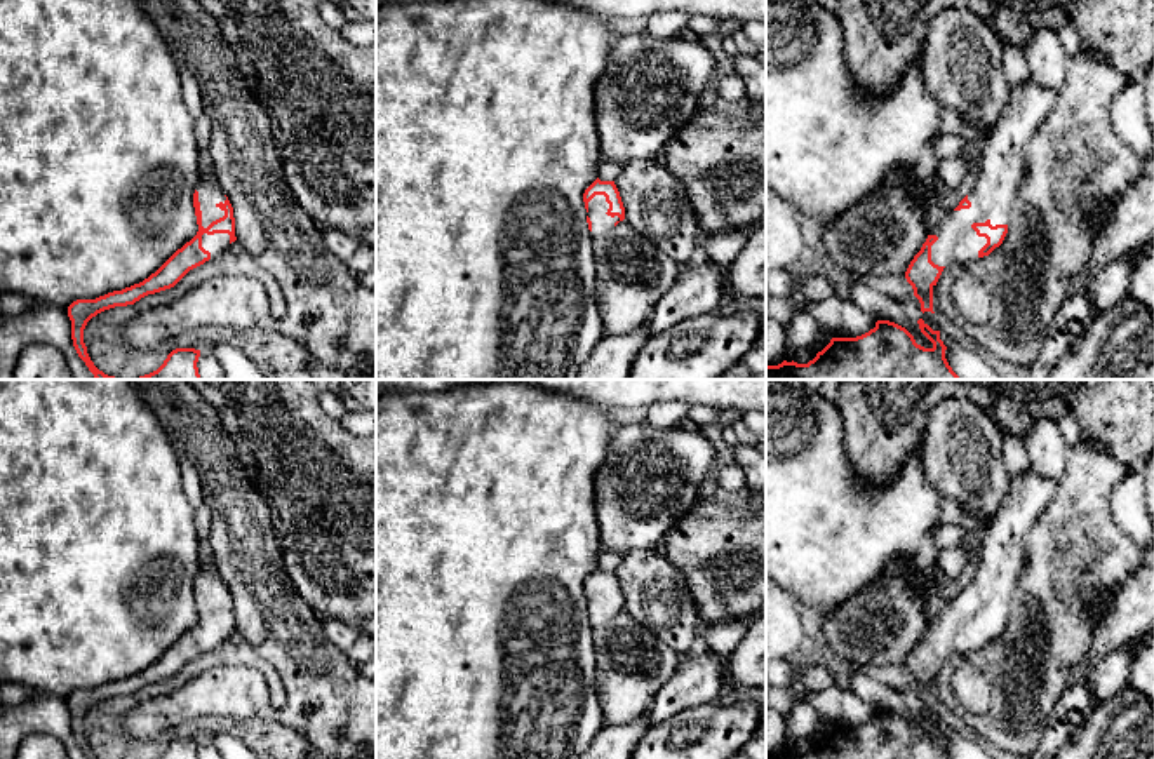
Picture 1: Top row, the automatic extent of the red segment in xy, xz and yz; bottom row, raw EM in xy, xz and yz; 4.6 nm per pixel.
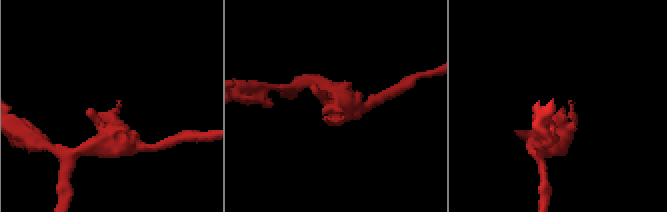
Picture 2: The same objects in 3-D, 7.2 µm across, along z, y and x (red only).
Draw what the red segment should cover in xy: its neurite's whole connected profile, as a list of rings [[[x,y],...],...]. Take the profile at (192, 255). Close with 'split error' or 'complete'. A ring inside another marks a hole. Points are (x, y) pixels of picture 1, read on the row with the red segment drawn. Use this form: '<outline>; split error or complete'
[[[214,171],[209,176],[200,174],[197,190],[193,193],[193,207],[195,207],[197,225],[198,225],[197,235],[190,242],[186,242],[181,249],[178,249],[155,273],[151,273],[143,282],[125,287],[122,291],[113,291],[96,299],[77,299],[68,306],[68,317],[71,320],[73,346],[96,380],[124,380],[124,378],[104,374],[91,360],[87,353],[87,346],[84,343],[84,329],[92,317],[115,306],[134,305],[136,301],[139,301],[148,294],[155,294],[155,292],[174,287],[190,270],[204,265],[205,261],[209,261],[211,258],[214,258],[216,254],[225,251],[231,242],[237,240],[233,207],[228,197],[221,191],[218,179],[214,176]]]; split error

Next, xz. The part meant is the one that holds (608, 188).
[[[599,178],[585,190],[588,230],[594,237],[604,237],[625,219],[625,207],[614,181]]]; split error

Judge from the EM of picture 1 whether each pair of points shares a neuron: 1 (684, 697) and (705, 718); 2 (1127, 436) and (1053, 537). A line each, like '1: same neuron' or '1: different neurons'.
1: different neurons
2: different neurons

